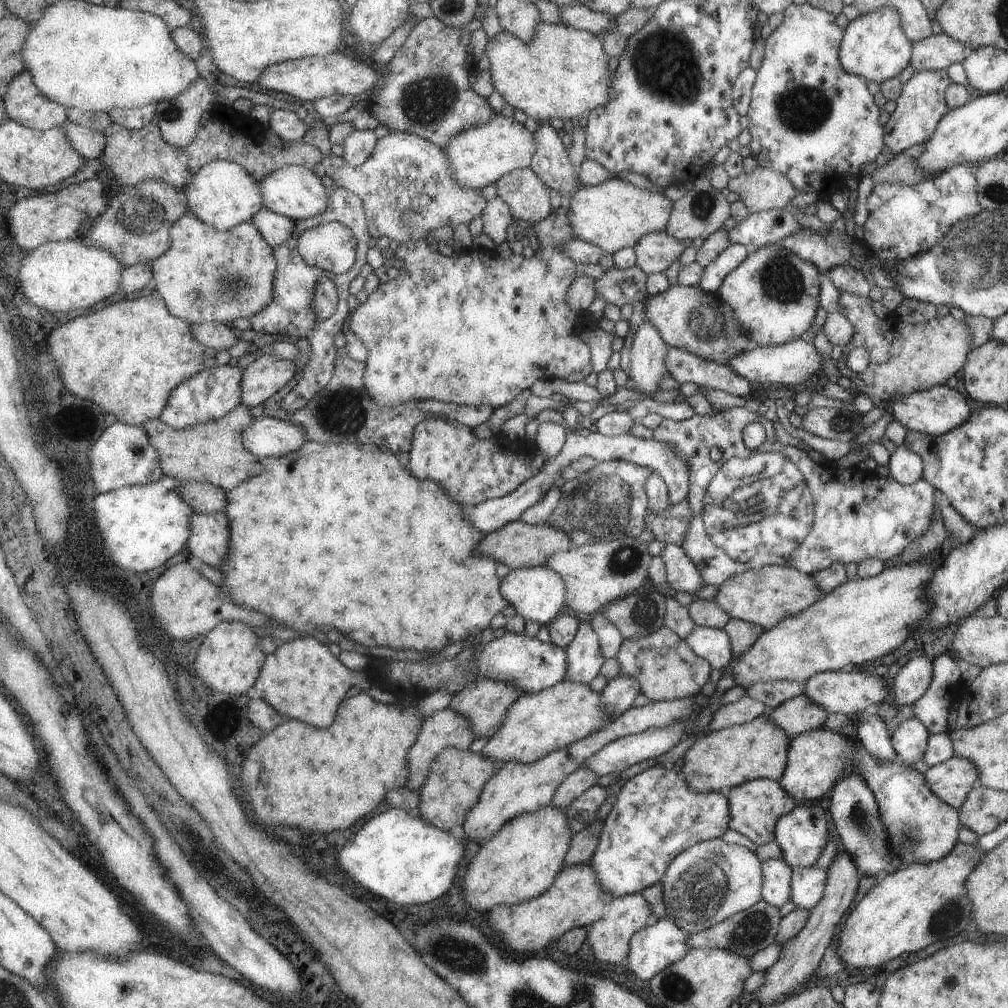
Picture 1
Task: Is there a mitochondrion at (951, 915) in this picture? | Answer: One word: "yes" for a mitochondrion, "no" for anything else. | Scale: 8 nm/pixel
yes

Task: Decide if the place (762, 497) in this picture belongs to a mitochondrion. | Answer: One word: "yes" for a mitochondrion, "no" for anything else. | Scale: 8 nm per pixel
yes

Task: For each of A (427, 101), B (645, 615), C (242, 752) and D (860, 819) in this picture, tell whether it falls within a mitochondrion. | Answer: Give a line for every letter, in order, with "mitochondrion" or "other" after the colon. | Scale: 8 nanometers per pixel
A: mitochondrion
B: mitochondrion
C: other
D: mitochondrion

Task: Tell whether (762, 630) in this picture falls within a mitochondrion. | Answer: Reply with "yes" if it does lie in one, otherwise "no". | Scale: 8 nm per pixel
no

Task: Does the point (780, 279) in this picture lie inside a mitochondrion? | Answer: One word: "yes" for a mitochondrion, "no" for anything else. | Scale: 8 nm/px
yes

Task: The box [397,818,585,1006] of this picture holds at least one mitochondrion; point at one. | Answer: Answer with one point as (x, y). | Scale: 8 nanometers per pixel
(463, 956)

